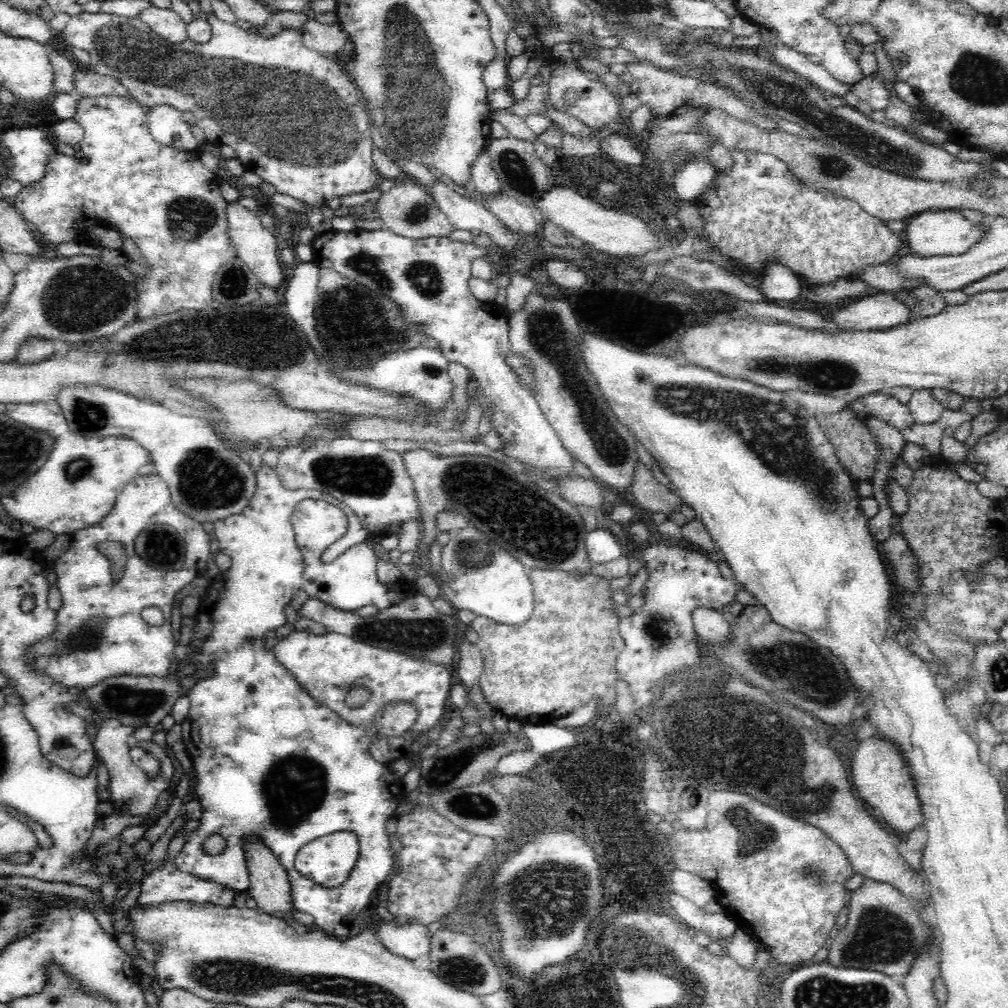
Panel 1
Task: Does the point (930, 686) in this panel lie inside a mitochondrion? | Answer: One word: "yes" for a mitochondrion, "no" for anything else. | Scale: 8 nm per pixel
no

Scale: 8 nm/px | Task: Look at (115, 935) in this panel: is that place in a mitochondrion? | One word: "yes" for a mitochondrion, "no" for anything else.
no

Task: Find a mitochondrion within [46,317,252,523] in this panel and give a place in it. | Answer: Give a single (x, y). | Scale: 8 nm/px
(207, 480)

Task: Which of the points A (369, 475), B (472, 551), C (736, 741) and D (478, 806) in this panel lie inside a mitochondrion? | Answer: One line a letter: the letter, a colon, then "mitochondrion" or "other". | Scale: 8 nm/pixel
A: mitochondrion
B: mitochondrion
C: mitochondrion
D: mitochondrion

